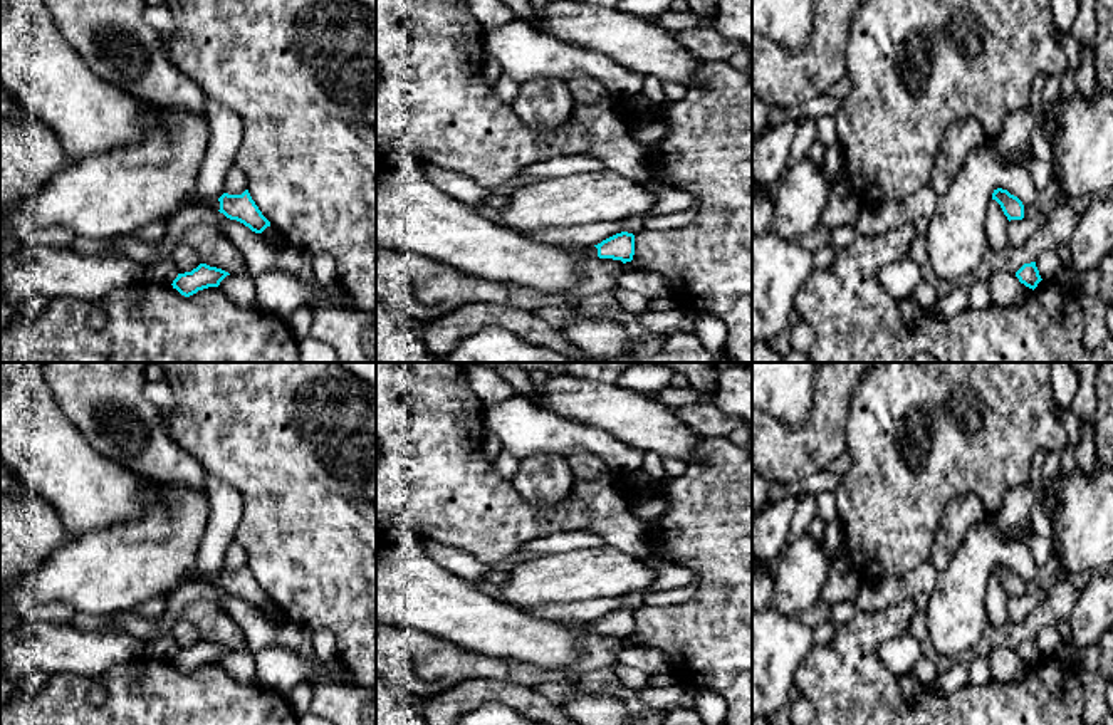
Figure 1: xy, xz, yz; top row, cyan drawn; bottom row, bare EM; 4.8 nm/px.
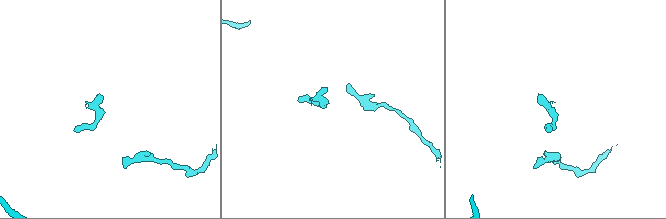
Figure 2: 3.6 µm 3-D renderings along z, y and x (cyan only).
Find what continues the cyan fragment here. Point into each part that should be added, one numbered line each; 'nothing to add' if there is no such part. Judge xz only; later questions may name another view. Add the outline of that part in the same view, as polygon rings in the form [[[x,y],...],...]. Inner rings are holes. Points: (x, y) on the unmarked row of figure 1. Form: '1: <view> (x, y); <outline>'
1: xz (412, 589); [[[418,537],[376,545],[376,621],[410,626],[460,648],[564,673],[577,690],[584,641],[598,624],[562,626],[497,601],[435,564]]]

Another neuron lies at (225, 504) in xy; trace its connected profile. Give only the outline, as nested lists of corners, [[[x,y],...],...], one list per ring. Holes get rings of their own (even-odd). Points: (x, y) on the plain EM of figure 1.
[[[205,473],[210,515],[196,550],[196,571],[213,586],[213,579],[227,569],[227,549],[235,544],[235,529],[242,519],[242,497],[238,490],[215,475]]]

